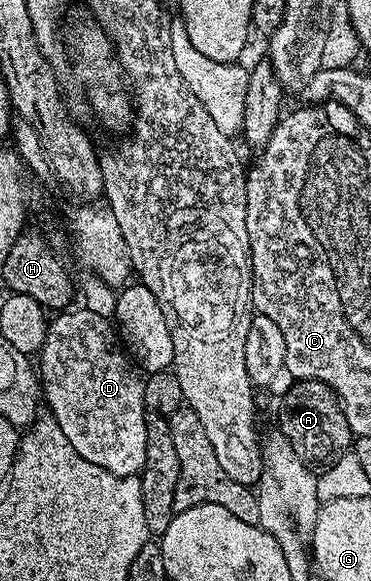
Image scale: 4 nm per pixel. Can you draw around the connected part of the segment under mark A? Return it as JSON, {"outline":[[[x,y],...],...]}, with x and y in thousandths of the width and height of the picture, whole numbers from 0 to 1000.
{"outline":[[[854,651],[798,654],[752,692],[752,745],[763,747],[765,756],[787,766],[792,778],[817,792],[822,802],[881,806],[898,802],[925,781],[941,780],[954,749],[927,706],[916,701],[916,688],[903,671],[892,671]]]}

